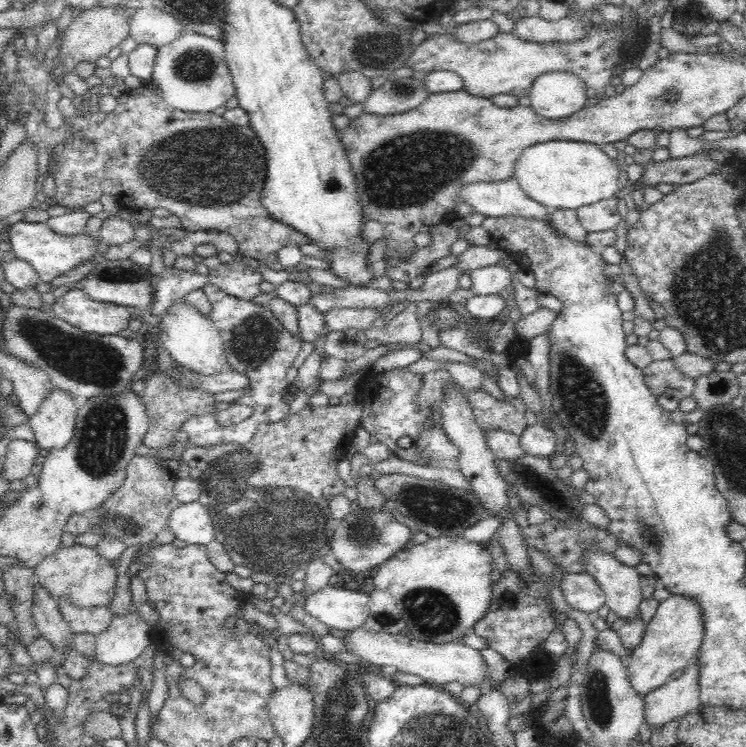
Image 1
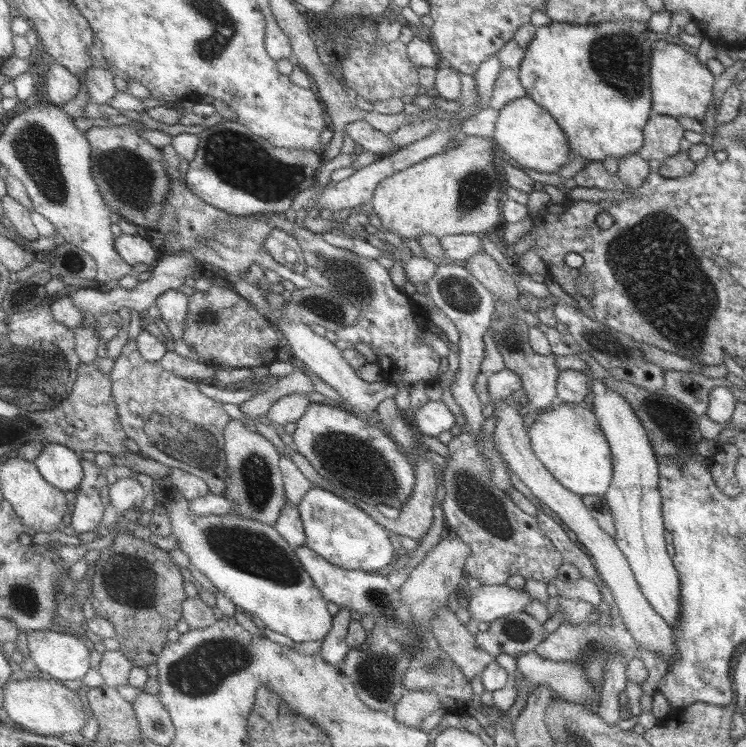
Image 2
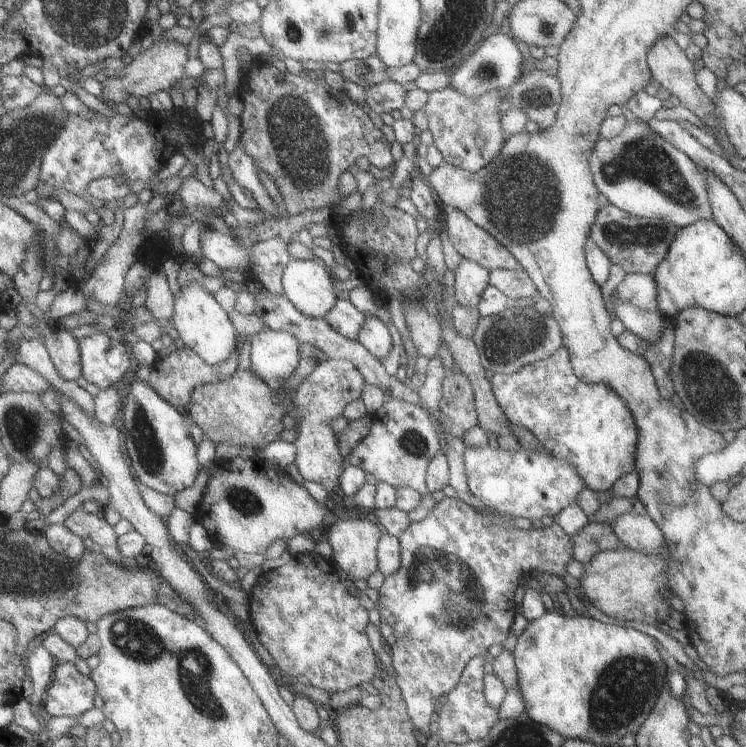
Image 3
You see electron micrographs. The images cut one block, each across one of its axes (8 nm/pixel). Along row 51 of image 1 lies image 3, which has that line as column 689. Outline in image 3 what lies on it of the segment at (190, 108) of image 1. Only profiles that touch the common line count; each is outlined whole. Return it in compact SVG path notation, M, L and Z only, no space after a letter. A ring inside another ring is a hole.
M631 116L616 136L609 139L598 136L587 158L587 165L597 193L604 196L609 205L622 212L639 217L658 217L679 229L700 219L711 219L704 181L697 166L683 152L676 150L644 123Z

